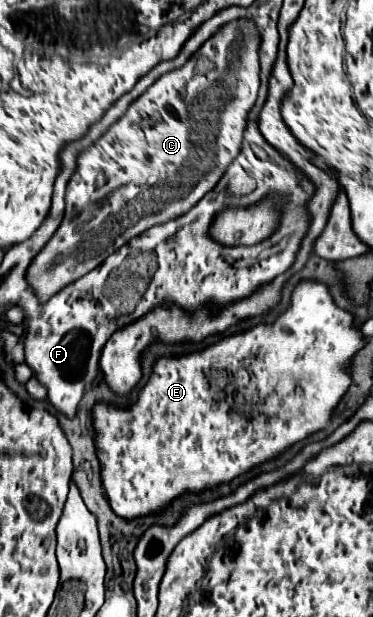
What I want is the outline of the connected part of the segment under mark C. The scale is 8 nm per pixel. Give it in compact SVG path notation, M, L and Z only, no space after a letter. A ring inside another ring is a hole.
M235 21L235 25L227 25L227 29L223 29L223 33L215 33L201 49L199 53L195 53L195 57L191 57L191 61L187 61L187 65L183 65L183 69L175 69L175 73L165 73L163 77L159 77L159 81L155 81L155 85L151 85L139 99L135 99L135 105L131 105L131 109L127 109L127 113L87 151L83 151L77 159L77 171L71 177L69 185L67 185L67 211L63 217L61 227L57 229L57 233L53 235L53 239L43 247L43 251L35 257L35 261L29 267L27 279L33 285L33 289L37 289L37 295L41 301L47 301L51 295L55 295L61 287L73 283L75 279L83 277L85 273L89 273L91 269L95 269L97 265L101 265L115 249L119 249L121 245L129 243L133 237L141 235L143 231L147 231L149 227L175 219L179 215L183 215L187 209L191 209L191 205L195 205L205 193L209 193L219 179L223 177L225 169L231 165L231 161L239 155L241 149L241 141L243 141L243 131L247 125L247 113L251 111L255 99L257 99L257 91L259 91L259 35L255 33L255 25L251 21Z

